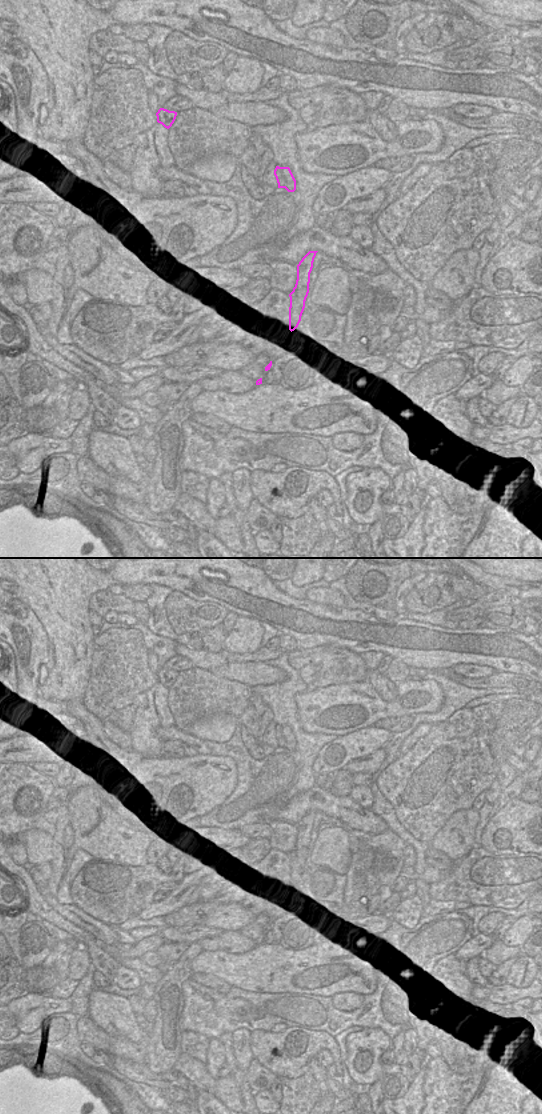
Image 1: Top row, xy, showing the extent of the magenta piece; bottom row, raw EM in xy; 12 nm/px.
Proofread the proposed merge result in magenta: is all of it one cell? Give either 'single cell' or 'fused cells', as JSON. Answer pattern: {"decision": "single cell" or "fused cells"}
{"decision": "fused cells"}

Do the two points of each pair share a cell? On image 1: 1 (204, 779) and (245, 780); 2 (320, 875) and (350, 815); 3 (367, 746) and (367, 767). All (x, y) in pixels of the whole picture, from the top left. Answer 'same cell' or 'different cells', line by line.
1: different cells
2: different cells
3: different cells

